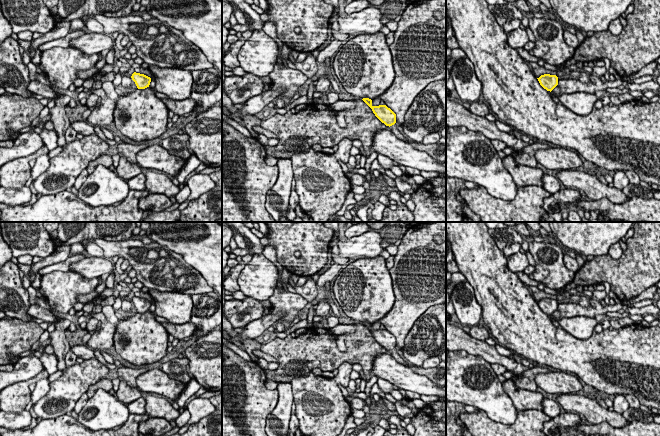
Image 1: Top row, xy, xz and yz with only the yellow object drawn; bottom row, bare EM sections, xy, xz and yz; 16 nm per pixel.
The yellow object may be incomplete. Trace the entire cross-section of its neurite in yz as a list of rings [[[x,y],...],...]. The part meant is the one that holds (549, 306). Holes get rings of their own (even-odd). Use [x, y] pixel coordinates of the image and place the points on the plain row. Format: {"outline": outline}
{"outline": [[[544,298],[537,303],[540,309],[550,316],[558,309],[558,301],[556,299]]]}

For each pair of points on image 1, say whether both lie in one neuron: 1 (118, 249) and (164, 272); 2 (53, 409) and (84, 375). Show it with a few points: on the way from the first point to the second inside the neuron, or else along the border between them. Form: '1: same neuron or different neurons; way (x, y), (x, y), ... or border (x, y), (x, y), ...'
1: same neuron; way (129, 249), (153, 263)
2: same neuron; way (58, 401), (76, 383)

